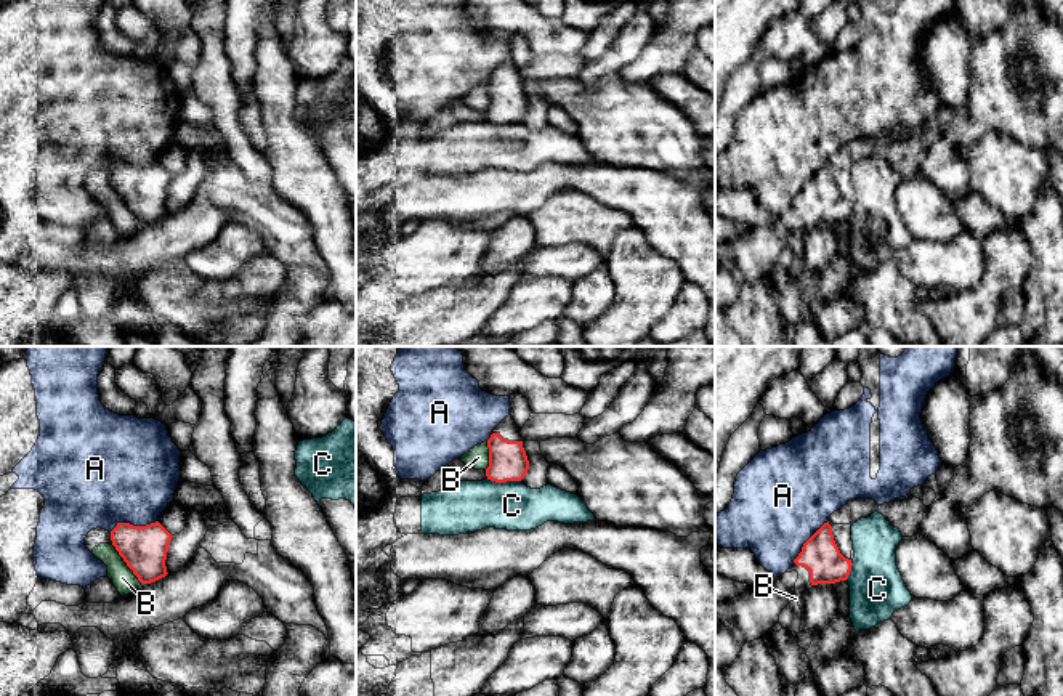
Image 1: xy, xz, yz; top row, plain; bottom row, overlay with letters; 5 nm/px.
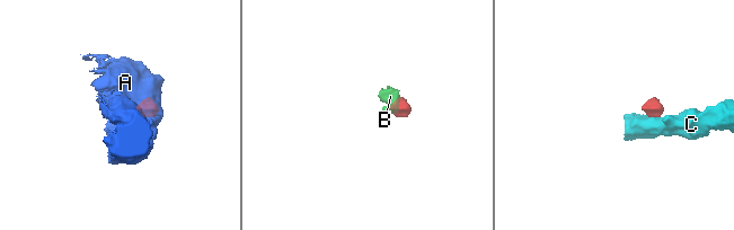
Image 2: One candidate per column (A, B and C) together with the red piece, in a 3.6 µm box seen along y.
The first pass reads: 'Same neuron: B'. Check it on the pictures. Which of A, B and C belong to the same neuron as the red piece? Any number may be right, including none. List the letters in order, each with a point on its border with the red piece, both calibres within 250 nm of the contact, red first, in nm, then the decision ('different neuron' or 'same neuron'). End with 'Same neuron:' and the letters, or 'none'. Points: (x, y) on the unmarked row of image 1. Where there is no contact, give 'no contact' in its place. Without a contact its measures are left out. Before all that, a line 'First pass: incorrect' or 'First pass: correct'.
First pass: incorrect
A: xy (132, 165) | 220/480 nm | different neuron
B: xy (125, 202) | 220/120 nm | different neuron
C: xz (504, 122) | 190/260 nm | different neuron
Same neuron: none

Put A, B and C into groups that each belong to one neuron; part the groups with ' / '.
A / B / C

